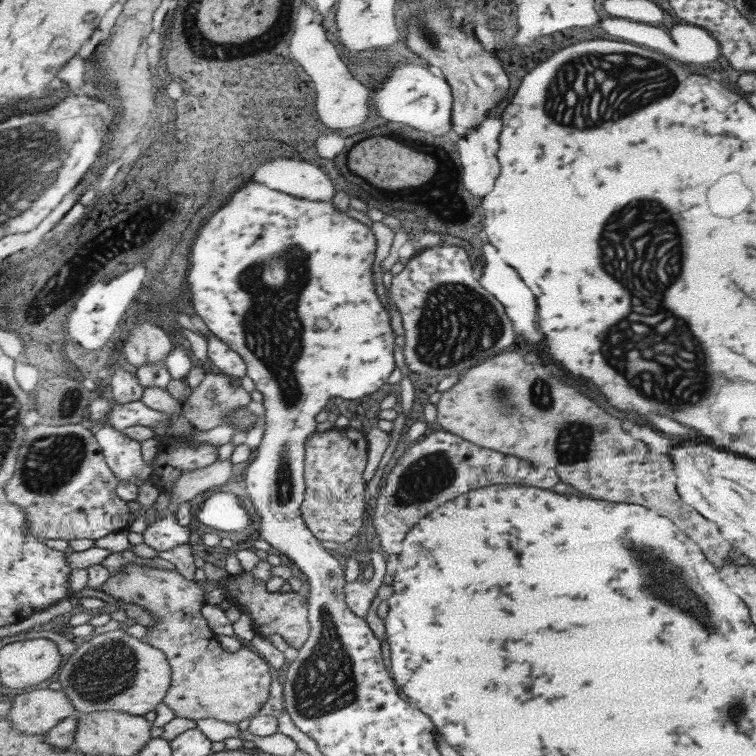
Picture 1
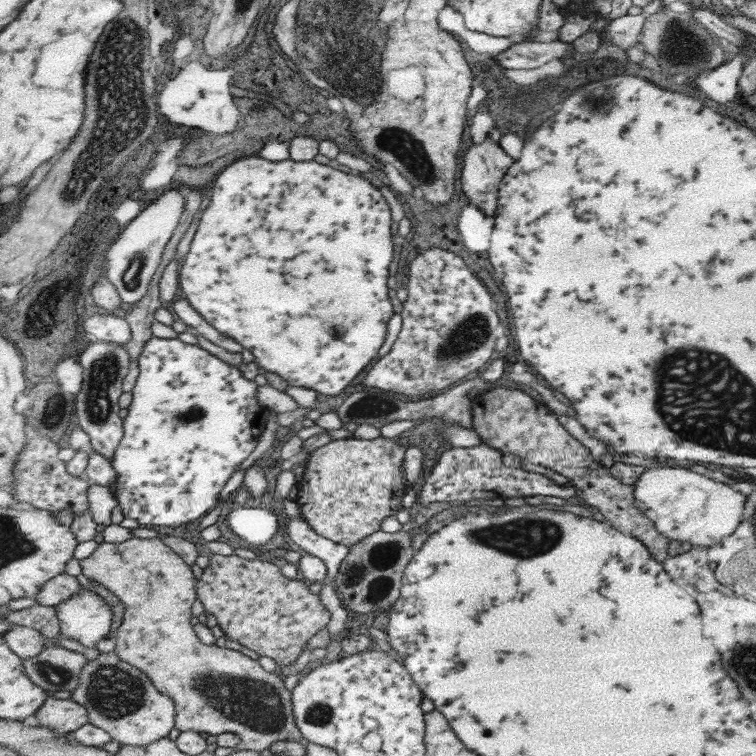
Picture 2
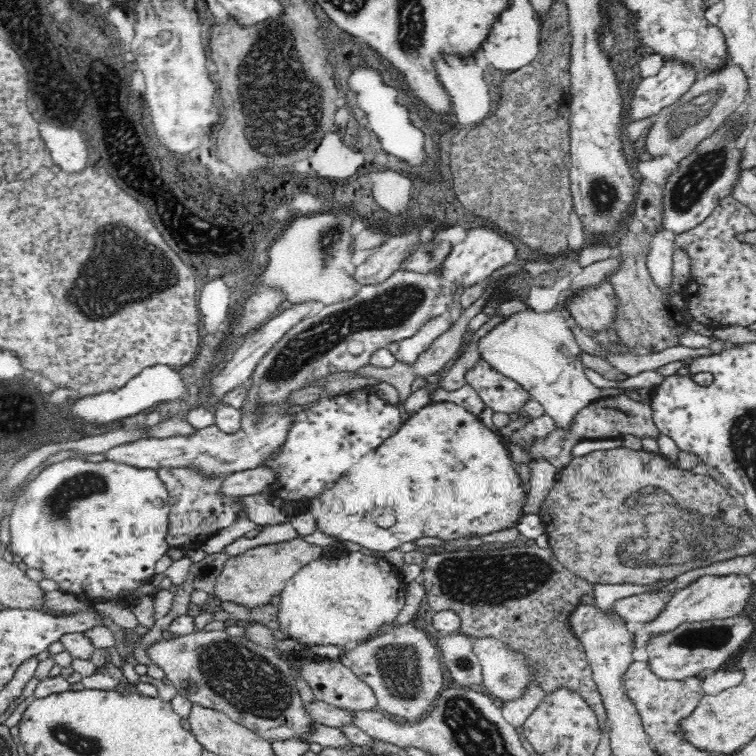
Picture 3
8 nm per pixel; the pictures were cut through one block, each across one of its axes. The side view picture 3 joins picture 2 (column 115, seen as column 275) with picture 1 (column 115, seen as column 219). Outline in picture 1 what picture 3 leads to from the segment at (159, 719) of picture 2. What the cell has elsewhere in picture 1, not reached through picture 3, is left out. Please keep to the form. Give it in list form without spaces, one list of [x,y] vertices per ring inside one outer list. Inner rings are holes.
[[[123,629],[95,635],[68,656],[58,680],[78,712],[125,711],[132,715],[155,712],[172,685],[172,666],[165,651]]]

